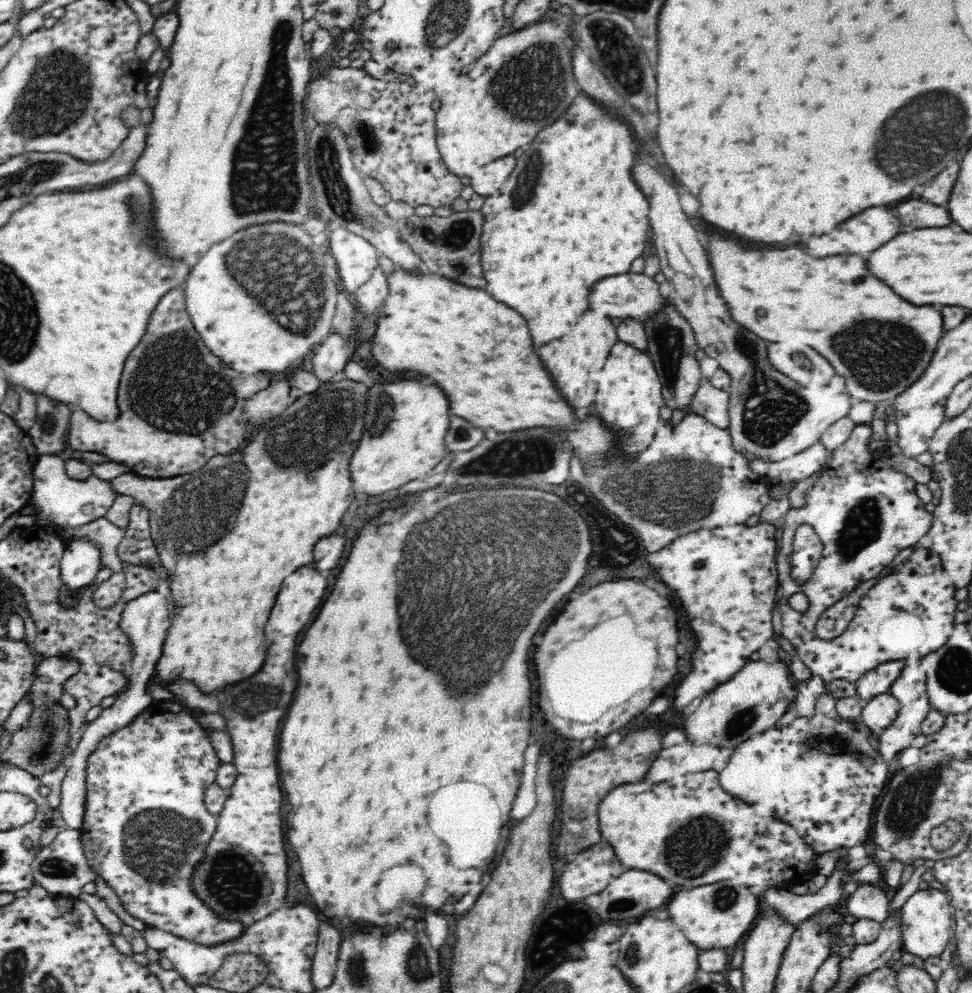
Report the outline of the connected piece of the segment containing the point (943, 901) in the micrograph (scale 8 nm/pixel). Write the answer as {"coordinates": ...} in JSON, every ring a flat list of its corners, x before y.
{"coordinates":[[929,887,916,891,903,904,904,911,904,944,909,952,927,959,940,956,952,936,952,924,955,920,955,908,951,905,951,895,944,890]]}

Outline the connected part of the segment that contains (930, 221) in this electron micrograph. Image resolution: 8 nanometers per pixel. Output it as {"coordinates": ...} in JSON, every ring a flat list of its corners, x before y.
{"coordinates":[[912,200,898,206,898,216,910,228,941,228,954,224,949,206,936,206,932,202]]}

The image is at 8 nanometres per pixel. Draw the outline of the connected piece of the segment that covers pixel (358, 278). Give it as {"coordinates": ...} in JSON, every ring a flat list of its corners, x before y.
{"coordinates":[[338,228,332,232,332,254,343,278,344,289,354,294,378,268,379,249,370,240]]}

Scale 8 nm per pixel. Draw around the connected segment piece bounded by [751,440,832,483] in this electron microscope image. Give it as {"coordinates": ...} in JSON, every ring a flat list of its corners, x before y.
{"coordinates":[[820,440,807,449,788,455,782,460,766,462,754,459,751,465,756,472,763,472,763,474,779,483,788,480,801,480,815,472,819,472,828,464,831,458,832,450]]}

